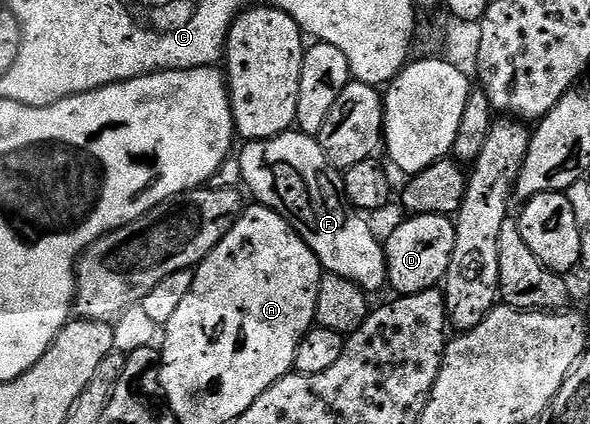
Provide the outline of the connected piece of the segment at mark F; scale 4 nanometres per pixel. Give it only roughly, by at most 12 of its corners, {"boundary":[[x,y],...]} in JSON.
{"boundary":[[292,130],[242,145],[239,172],[313,250],[368,294],[387,253],[340,169]]}

